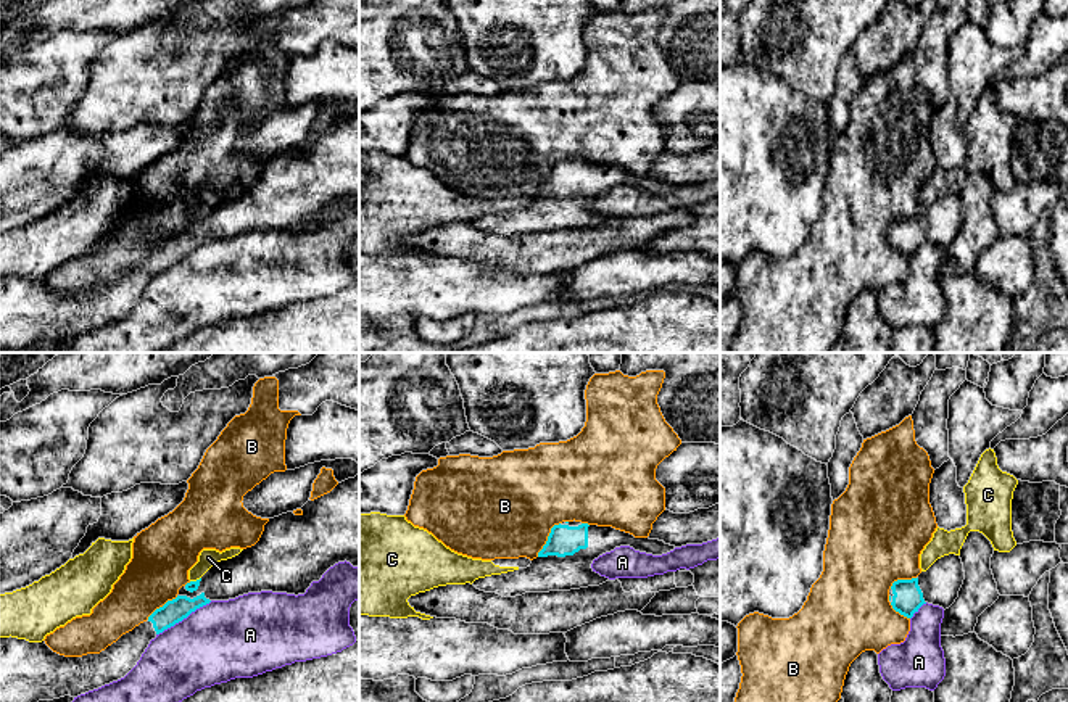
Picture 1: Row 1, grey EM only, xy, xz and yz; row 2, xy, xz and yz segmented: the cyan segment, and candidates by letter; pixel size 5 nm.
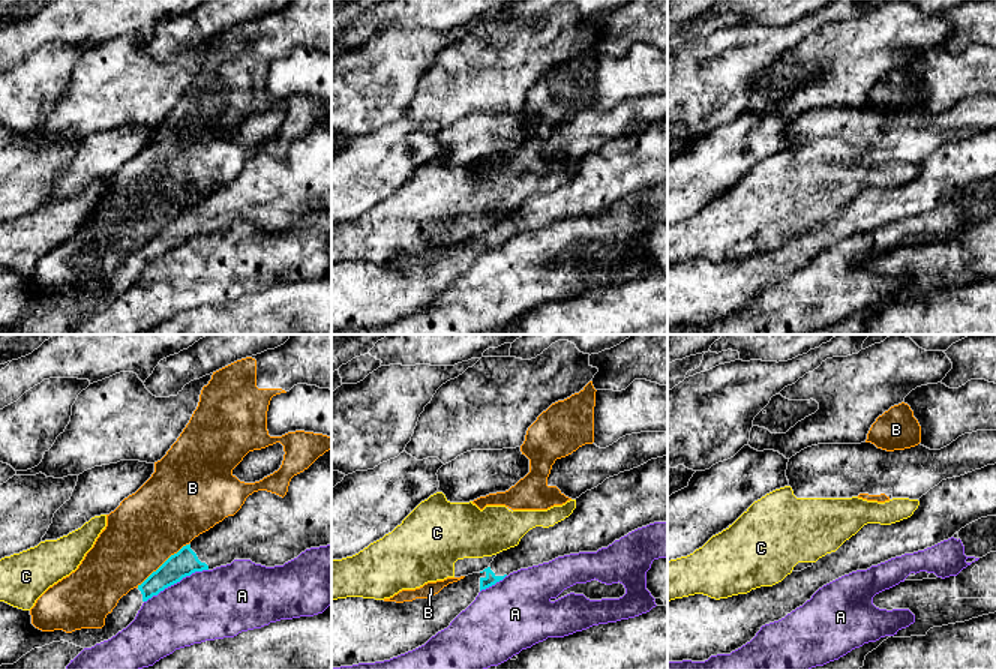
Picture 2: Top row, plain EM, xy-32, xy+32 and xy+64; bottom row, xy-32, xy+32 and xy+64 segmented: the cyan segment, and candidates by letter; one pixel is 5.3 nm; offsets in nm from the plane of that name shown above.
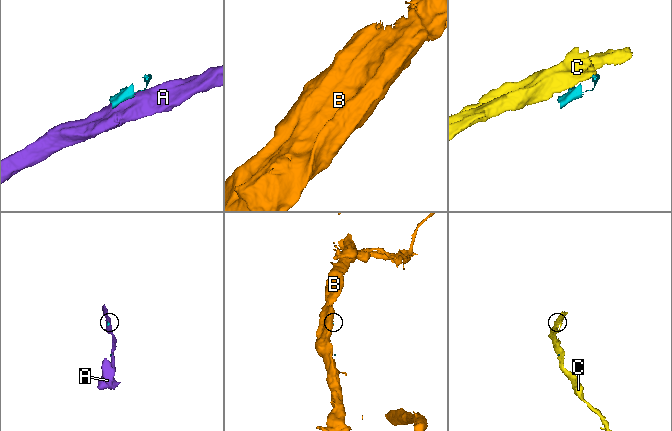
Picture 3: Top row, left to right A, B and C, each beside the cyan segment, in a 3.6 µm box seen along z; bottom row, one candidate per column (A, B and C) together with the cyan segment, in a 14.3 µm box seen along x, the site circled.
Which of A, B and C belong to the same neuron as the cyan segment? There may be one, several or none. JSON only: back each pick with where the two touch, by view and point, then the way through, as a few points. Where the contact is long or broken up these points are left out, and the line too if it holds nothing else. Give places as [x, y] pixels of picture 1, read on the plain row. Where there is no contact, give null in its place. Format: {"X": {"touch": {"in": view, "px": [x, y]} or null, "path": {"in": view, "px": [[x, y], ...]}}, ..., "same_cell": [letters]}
{"same_cell": []}

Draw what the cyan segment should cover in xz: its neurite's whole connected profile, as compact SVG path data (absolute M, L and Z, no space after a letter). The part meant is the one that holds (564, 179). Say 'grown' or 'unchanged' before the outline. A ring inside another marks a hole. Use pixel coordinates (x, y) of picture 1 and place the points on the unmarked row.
grown; M575 159L562 161L551 167L546 184L527 208L478 217L472 224L480 230L504 237L599 225L609 217L591 208L593 200L620 185L630 185L652 195L662 195L675 188L664 180L635 177L612 166Z

